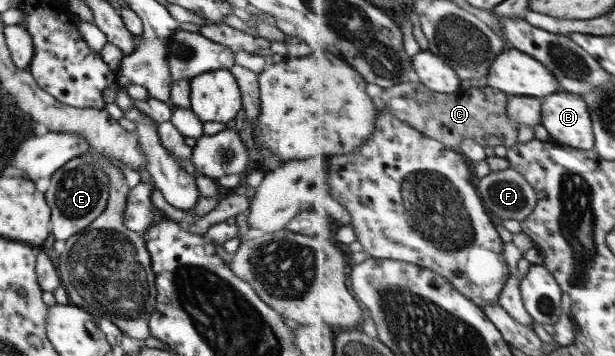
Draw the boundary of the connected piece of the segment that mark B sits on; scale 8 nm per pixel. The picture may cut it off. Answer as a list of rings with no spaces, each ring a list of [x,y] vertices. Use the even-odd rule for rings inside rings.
[[[559,91],[542,103],[542,124],[553,143],[574,149],[596,147],[594,121],[587,101],[579,94]]]

